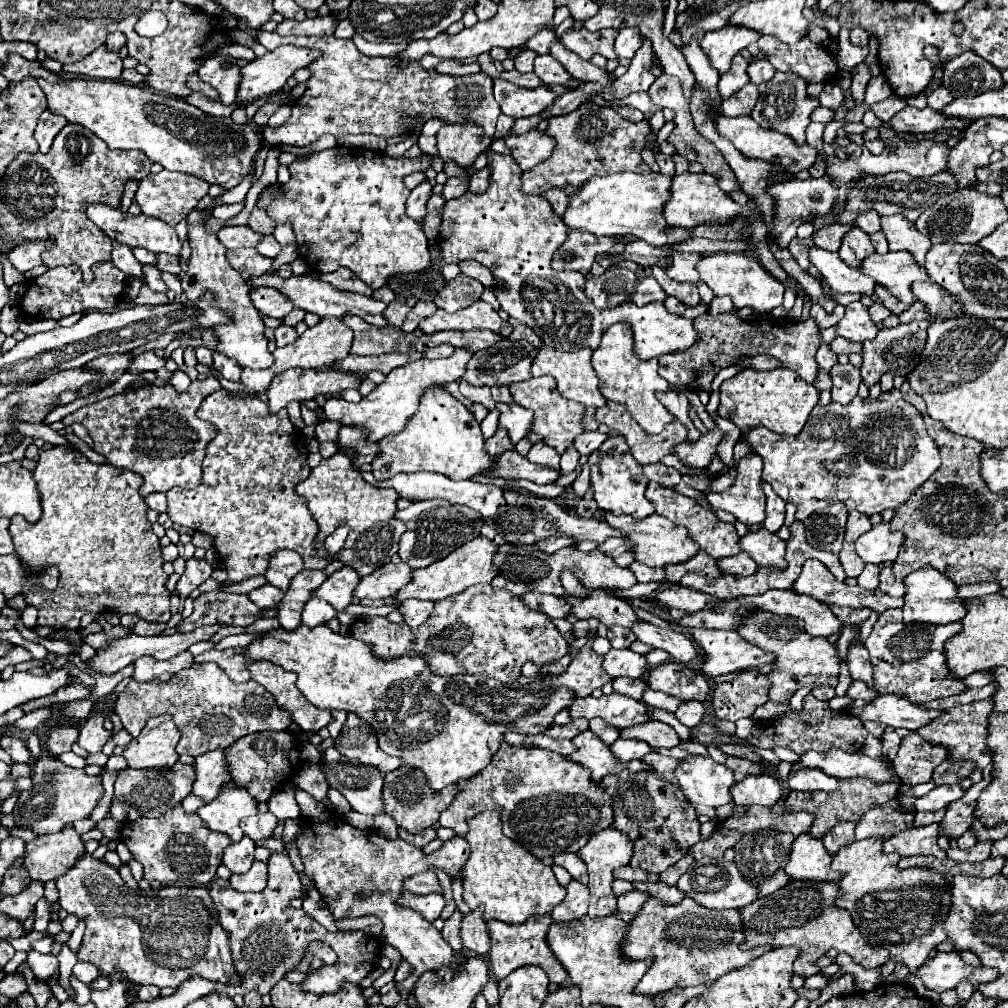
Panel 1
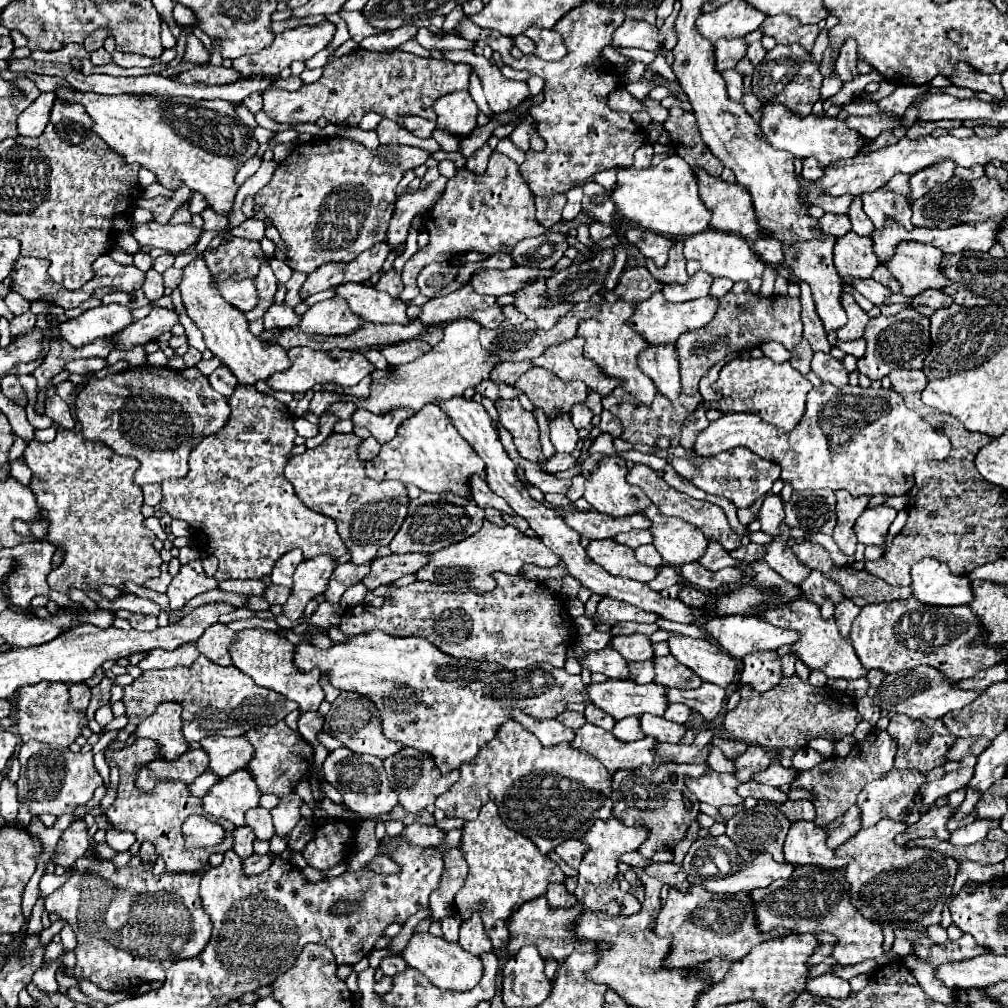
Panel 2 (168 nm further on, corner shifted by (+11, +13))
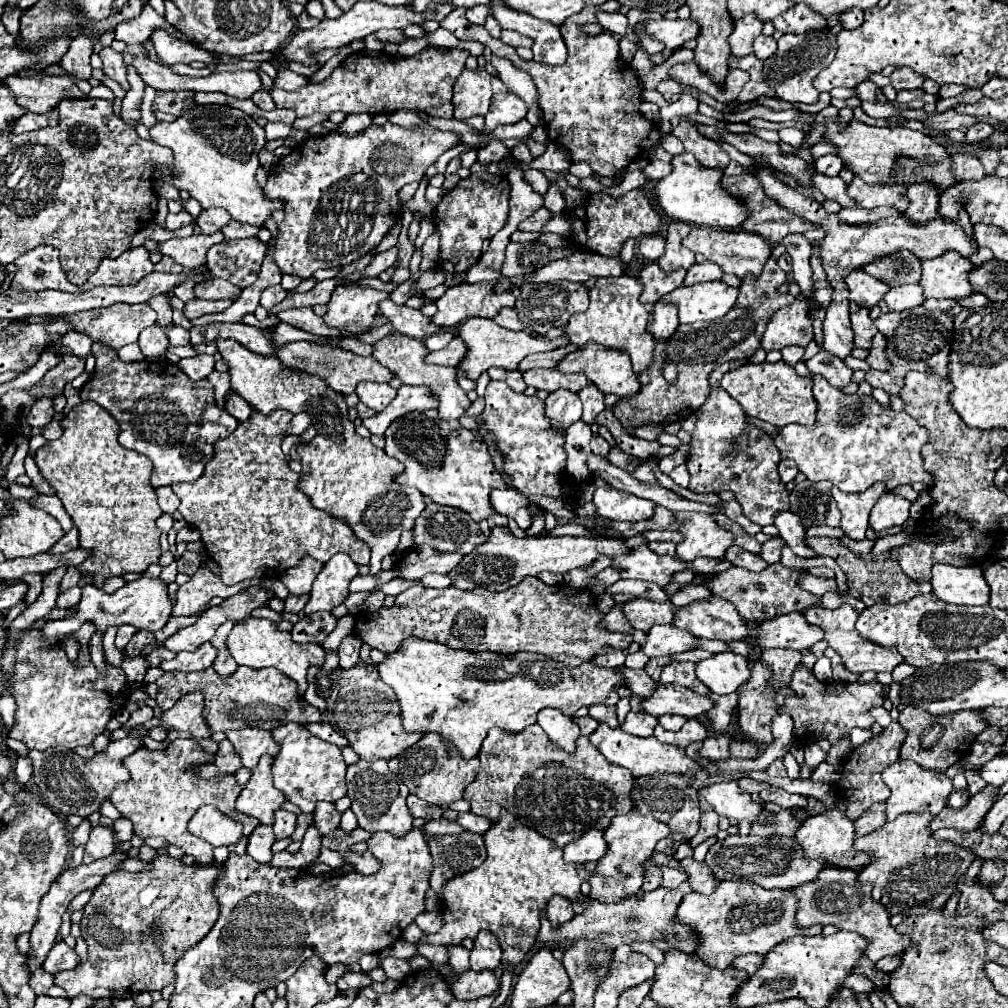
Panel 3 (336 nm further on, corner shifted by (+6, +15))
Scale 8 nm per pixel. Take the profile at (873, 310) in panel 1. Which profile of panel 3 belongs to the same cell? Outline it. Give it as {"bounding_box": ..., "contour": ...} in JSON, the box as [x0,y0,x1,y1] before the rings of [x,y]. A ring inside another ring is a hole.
{"bounding_box":[955,293,987,307],"contour":[[[973,293],[973,295],[965,297],[965,299],[955,299],[955,301],[959,303],[959,307],[983,307],[983,305],[987,305],[985,297],[981,297],[979,293]]]}

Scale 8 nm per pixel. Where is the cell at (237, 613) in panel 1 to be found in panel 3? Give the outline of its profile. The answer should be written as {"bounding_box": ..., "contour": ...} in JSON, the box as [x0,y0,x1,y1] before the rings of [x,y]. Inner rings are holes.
{"bounding_box":[291,611,335,643],"contour":[[[317,611],[305,615],[299,623],[293,625],[291,635],[297,643],[321,643],[335,629],[335,617],[329,611]]]}

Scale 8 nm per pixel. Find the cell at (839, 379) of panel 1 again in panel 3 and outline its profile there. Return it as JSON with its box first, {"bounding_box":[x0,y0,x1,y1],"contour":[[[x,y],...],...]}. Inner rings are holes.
{"bounding_box":[805,349,853,389],"contour":[[[821,349],[813,359],[809,359],[807,363],[805,363],[813,373],[817,373],[817,375],[823,375],[833,387],[837,387],[837,389],[841,389],[841,387],[845,387],[849,381],[851,381],[851,375],[853,375],[853,371],[843,363],[843,361],[839,361],[837,357],[833,357],[833,353],[829,353],[829,351],[825,351],[825,349]]]}

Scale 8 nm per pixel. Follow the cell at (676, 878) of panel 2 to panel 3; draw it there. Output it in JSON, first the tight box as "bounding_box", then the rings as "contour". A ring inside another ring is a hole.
{"bounding_box":[679,859,718,895],"contour":[[[683,859],[683,861],[679,861],[679,865],[683,867],[687,881],[695,893],[709,895],[715,890],[718,881],[713,873],[709,873],[709,869],[705,869],[703,863],[699,863],[695,859]]]}

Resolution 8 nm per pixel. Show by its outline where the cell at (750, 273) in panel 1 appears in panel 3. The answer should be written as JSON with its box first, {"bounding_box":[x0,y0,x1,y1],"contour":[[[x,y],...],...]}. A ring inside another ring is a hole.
{"bounding_box":[683,227,771,279],"contour":[[[693,227],[691,233],[685,237],[683,245],[693,251],[705,255],[705,259],[717,263],[723,273],[733,273],[739,279],[753,275],[759,277],[763,271],[763,265],[767,263],[771,255],[771,245],[761,237],[747,231],[725,231],[725,229],[709,229],[709,227]]]}

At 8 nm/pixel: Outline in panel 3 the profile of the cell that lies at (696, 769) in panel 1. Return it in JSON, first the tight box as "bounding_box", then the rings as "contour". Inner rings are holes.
{"bounding_box":[699,779,761,823],"contour":[[[737,779],[707,785],[707,787],[699,789],[699,795],[705,797],[707,803],[719,815],[725,815],[729,819],[737,819],[737,821],[745,819],[751,823],[757,817],[757,813],[761,811],[761,805],[755,805],[751,801],[751,795],[739,787]]]}

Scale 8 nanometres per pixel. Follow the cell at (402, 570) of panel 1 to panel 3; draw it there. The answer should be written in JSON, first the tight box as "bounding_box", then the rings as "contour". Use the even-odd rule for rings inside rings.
{"bounding_box":[397,545,463,581],"contour":[[[429,545],[416,546],[397,564],[397,571],[403,579],[419,581],[427,573],[447,573],[451,571],[463,555],[459,553],[441,553]]]}

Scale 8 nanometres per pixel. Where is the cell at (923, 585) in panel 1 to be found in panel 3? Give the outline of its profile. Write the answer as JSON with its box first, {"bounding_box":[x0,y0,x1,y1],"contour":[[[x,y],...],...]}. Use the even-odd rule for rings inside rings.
{"bounding_box":[931,563,989,605],"contour":[[[935,563],[931,569],[931,585],[935,597],[947,603],[985,605],[989,601],[989,587],[977,565],[953,567],[947,563]]]}

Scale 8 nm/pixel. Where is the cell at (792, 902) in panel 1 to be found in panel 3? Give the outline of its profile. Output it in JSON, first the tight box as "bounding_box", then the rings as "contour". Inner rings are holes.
{"bounding_box":[791,867,911,963],"contour":[[[823,867],[815,881],[809,881],[805,885],[799,885],[791,889],[791,893],[797,897],[797,927],[811,927],[811,925],[835,925],[837,929],[845,931],[857,931],[861,937],[869,941],[869,945],[863,949],[863,953],[869,957],[869,961],[877,963],[879,959],[887,955],[899,955],[905,951],[905,947],[911,945],[909,937],[899,935],[891,923],[889,913],[881,903],[875,903],[871,897],[869,885],[863,885],[853,869],[841,869],[841,867]]]}

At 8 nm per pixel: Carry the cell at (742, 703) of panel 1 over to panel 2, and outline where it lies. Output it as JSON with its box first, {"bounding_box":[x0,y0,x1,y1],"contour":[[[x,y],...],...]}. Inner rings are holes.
{"bounding_box":[740,651,782,693],"contour":[[[754,651],[754,653],[746,655],[742,659],[742,663],[744,663],[744,667],[742,667],[742,673],[740,673],[740,685],[748,683],[758,693],[770,691],[782,679],[782,665],[780,665],[780,657],[778,657],[776,651]]]}

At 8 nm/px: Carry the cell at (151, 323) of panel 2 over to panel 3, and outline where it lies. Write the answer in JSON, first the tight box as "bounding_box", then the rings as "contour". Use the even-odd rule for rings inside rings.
{"bounding_box":[183,299,233,319],"contour":[[[191,299],[185,303],[183,307],[183,317],[187,319],[195,319],[195,317],[201,317],[201,315],[207,315],[207,313],[219,313],[223,309],[227,309],[233,301],[205,301],[205,299]]]}

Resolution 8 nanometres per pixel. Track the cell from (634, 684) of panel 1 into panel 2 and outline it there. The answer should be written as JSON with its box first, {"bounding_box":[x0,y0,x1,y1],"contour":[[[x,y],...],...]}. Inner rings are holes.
{"bounding_box":[630,659,654,683],"contour":[[[654,659],[644,661],[644,663],[630,663],[630,673],[636,683],[654,681]]]}

